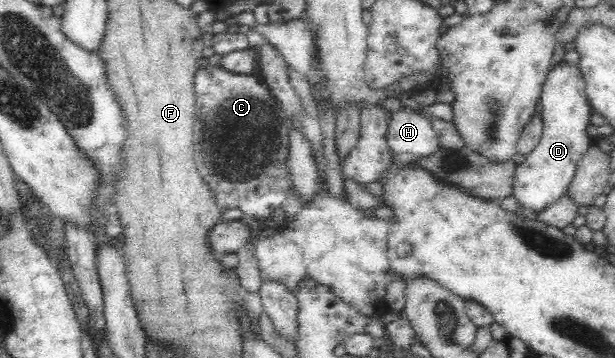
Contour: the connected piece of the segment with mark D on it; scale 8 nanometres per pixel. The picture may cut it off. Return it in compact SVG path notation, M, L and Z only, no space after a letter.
M560 62L548 73L543 82L541 98L542 132L537 145L526 153L526 158L517 167L515 173L515 197L521 205L535 211L545 209L564 196L577 165L587 155L597 139L589 135L591 114L593 112L586 94L586 87L578 67Z

